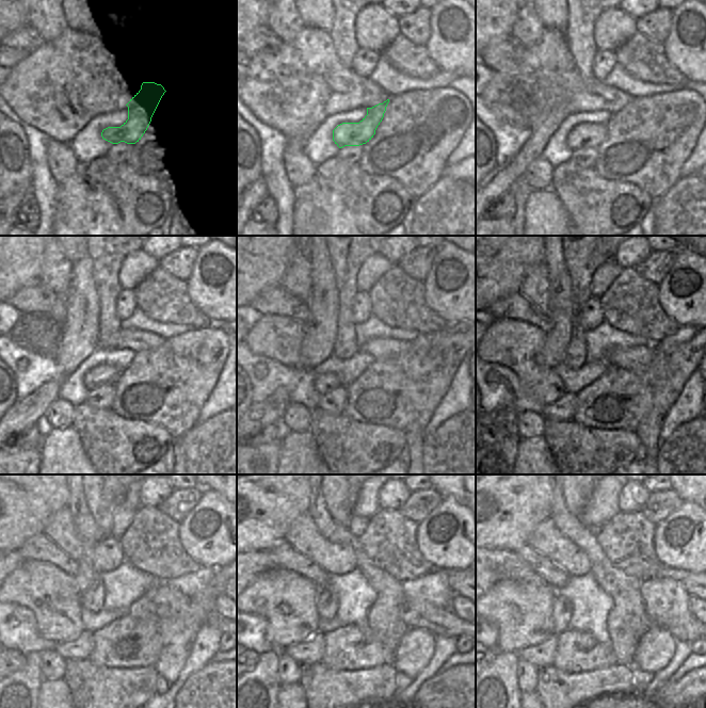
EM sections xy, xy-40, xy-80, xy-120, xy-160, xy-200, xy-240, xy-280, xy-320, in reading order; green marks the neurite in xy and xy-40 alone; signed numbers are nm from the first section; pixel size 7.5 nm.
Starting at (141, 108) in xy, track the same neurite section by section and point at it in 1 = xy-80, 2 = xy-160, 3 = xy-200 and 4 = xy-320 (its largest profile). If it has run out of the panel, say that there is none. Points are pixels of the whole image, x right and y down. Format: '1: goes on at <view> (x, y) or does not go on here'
1: goes on at xy-80 (588, 134)
2: goes on at xy-160 (324, 383)
3: goes on at xy-200 (515, 344)
4: goes on at xy-320 (523, 612)

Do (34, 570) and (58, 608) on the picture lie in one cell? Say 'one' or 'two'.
one

